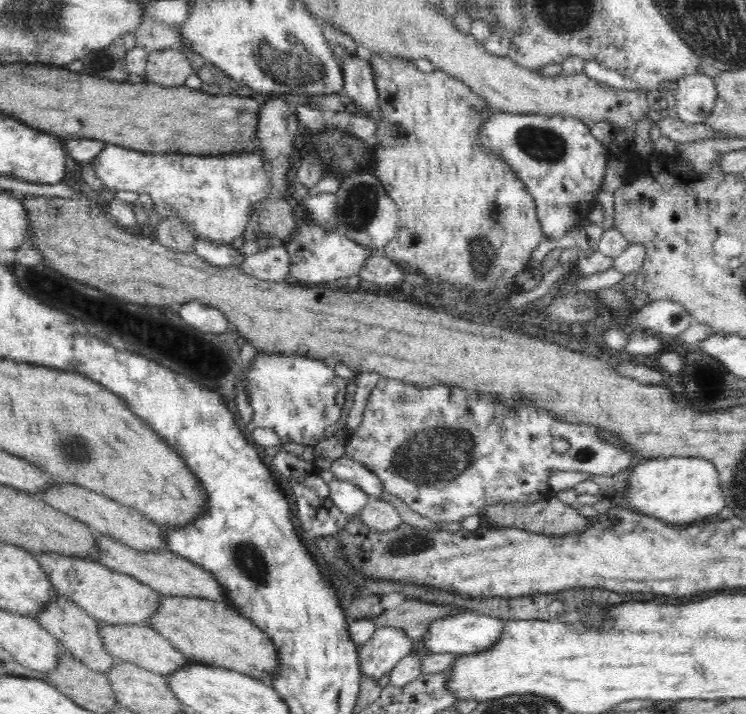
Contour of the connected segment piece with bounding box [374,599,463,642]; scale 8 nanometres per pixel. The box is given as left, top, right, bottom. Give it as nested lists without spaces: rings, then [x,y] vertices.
[[[405,600],[393,610],[384,611],[374,618],[377,628],[399,628],[413,641],[422,641],[433,620],[460,614],[462,609],[452,605],[434,605],[418,600]]]

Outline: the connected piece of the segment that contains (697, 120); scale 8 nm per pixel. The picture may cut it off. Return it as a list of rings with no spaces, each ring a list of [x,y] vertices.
[[[699,72],[678,81],[675,108],[679,120],[686,124],[703,124],[712,114],[717,98],[715,80]]]

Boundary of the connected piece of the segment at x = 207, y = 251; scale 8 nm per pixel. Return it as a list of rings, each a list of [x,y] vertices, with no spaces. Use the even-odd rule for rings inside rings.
[[[194,236],[196,254],[206,262],[217,267],[231,267],[242,264],[244,256],[238,250],[238,244],[213,243],[208,239]]]

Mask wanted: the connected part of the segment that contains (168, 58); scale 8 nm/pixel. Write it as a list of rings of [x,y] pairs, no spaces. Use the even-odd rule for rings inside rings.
[[[174,49],[150,52],[145,82],[162,87],[180,87],[192,75],[193,70],[184,53]]]

